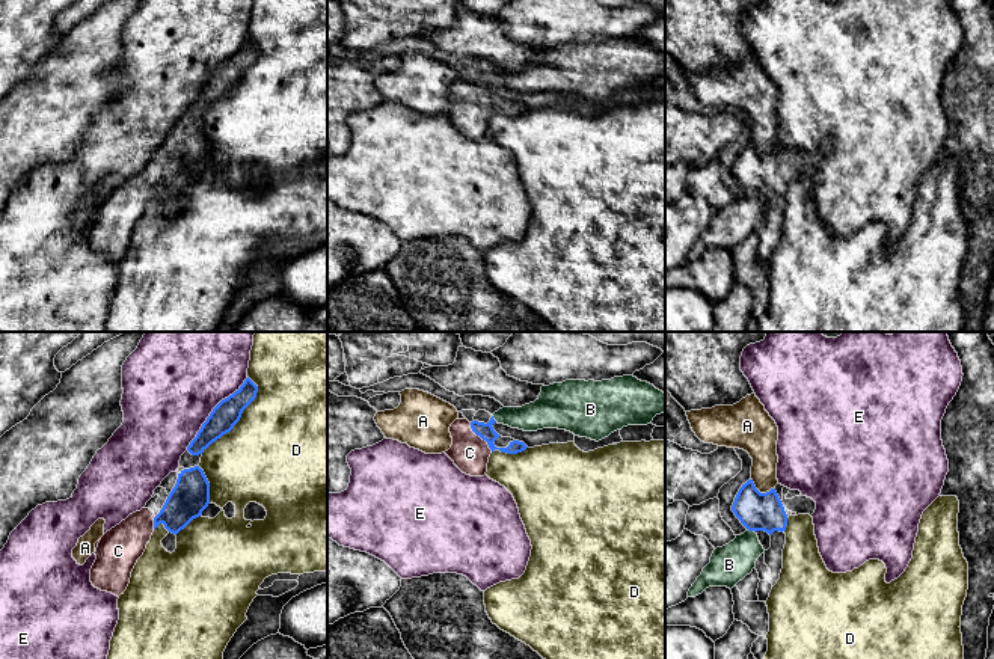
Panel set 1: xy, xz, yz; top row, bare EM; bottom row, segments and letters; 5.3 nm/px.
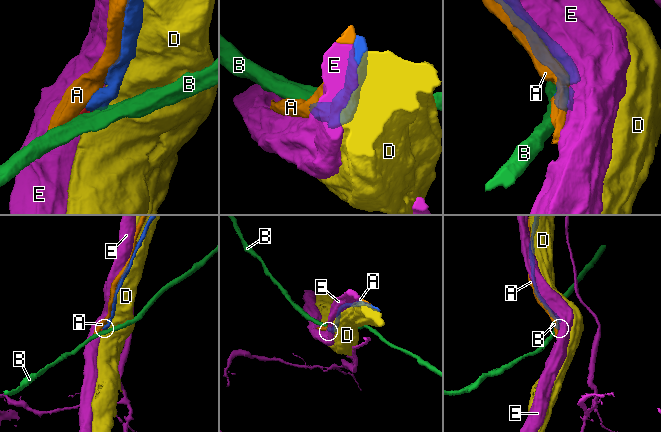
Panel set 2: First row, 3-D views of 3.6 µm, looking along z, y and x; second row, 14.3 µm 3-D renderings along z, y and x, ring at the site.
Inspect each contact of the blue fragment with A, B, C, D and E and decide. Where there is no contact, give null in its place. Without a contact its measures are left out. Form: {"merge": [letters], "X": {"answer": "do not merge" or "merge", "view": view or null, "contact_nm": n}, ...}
{"merge": ["C"], "A": {"answer": "do not merge", "view": "yz", "contact_nm": 140}, "B": {"answer": "do not merge", "view": "yz", "contact_nm": 40}, "C": {"answer": "merge", "view": "xz", "contact_nm": 200}, "D": {"answer": "do not merge", "view": "xy", "contact_nm": 480}, "E": {"answer": "do not merge", "view": "xy", "contact_nm": 500}}

